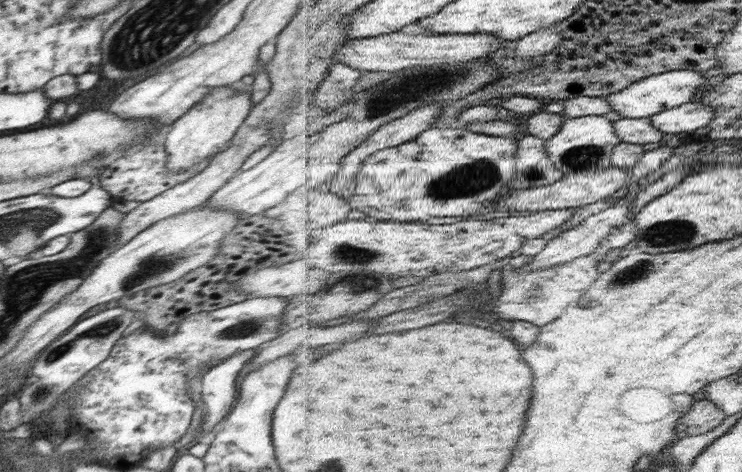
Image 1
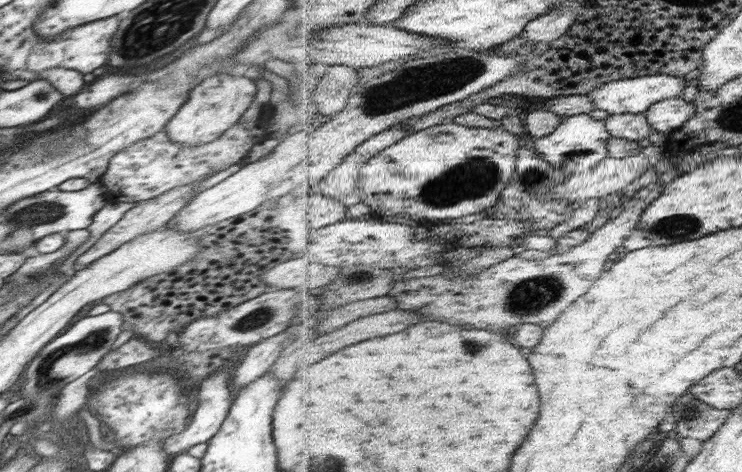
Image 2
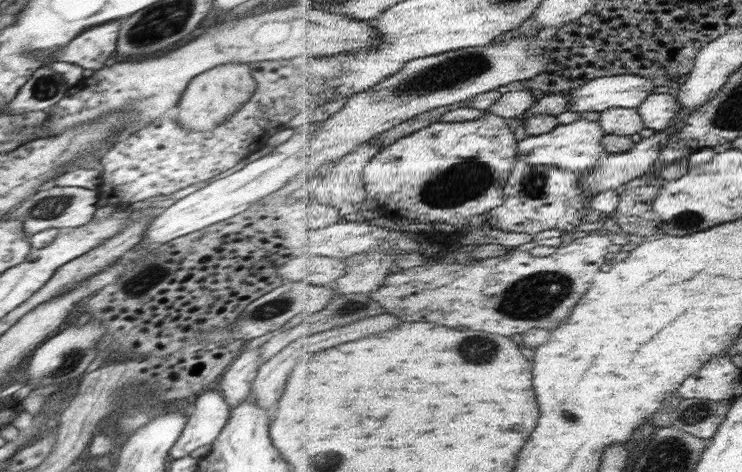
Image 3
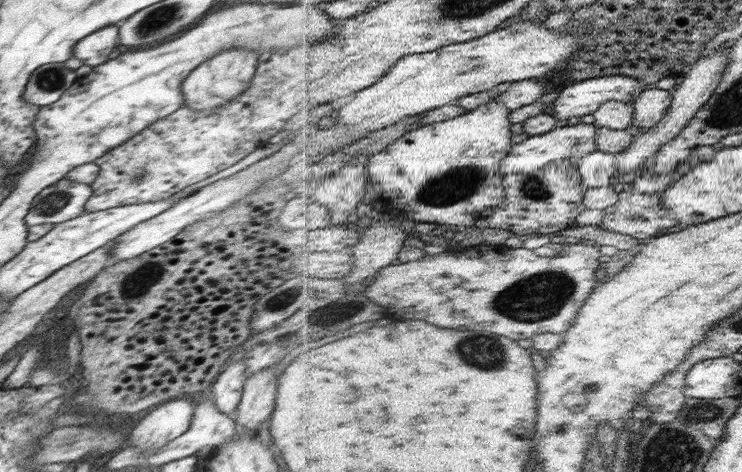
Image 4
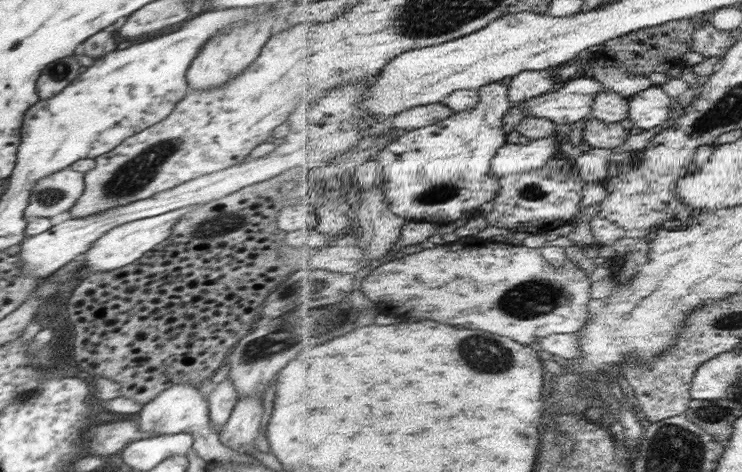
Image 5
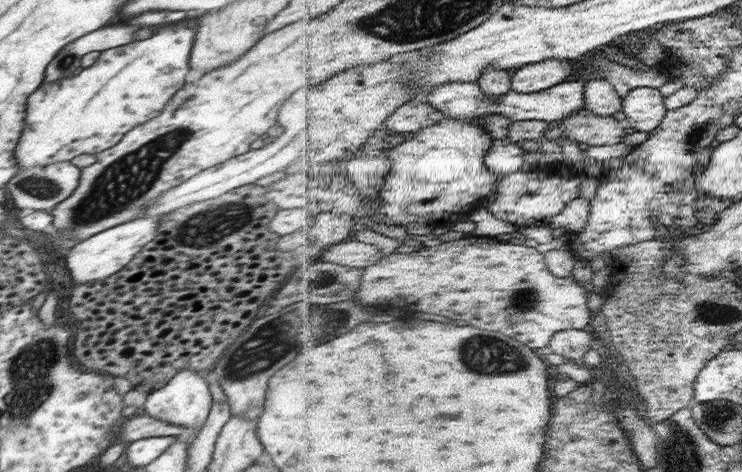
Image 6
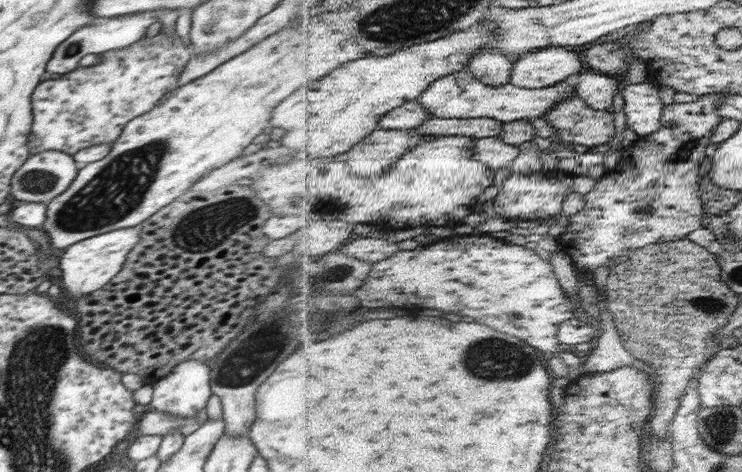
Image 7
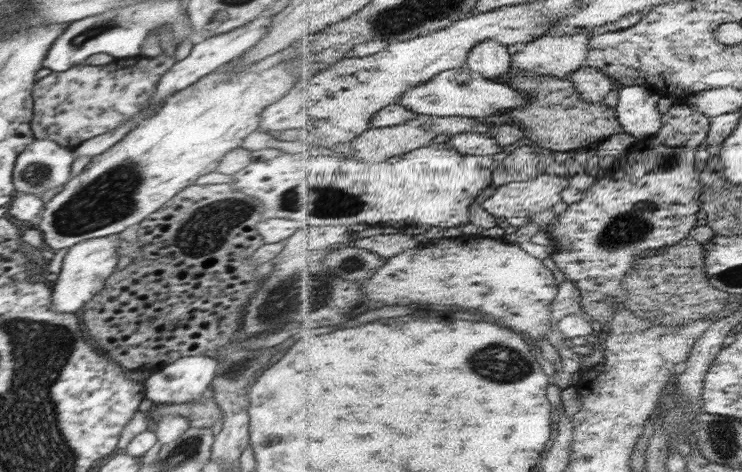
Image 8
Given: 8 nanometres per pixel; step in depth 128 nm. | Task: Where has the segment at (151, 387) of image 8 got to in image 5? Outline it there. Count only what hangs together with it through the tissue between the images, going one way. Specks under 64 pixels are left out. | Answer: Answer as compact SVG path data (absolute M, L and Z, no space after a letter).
M178 383L160 391L152 401L142 406L138 427L156 435L171 435L178 433L194 434L206 429L210 431L209 402L202 397L199 386L190 383Z

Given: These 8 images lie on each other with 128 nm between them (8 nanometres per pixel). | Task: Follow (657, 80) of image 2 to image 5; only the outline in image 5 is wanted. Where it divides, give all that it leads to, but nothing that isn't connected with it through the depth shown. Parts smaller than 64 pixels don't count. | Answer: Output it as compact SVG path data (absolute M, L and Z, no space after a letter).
M571 78L564 87L522 102L528 117L548 117L559 124L576 124L594 112L598 93L606 89L596 78Z

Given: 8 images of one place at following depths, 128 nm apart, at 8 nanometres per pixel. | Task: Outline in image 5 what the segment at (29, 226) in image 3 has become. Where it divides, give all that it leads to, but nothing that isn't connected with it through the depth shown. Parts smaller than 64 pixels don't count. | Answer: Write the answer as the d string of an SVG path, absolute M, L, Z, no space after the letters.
M68 167L37 180L29 195L26 218L51 219L62 212L70 212L70 207L83 195L84 176Z

